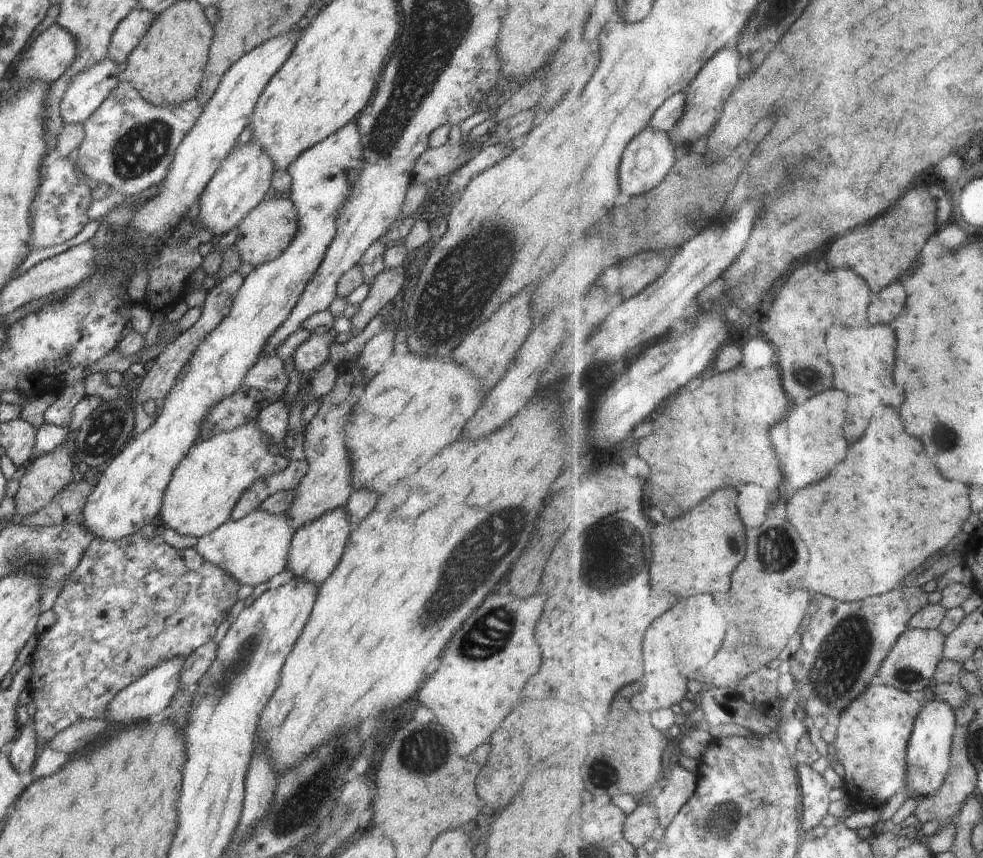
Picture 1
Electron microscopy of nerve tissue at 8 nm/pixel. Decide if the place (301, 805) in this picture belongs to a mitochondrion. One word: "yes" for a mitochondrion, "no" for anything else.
yes

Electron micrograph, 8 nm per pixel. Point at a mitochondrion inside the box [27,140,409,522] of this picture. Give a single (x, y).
(105, 432)

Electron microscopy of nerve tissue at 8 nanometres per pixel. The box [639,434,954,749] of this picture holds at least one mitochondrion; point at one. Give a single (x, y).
(841, 658)

